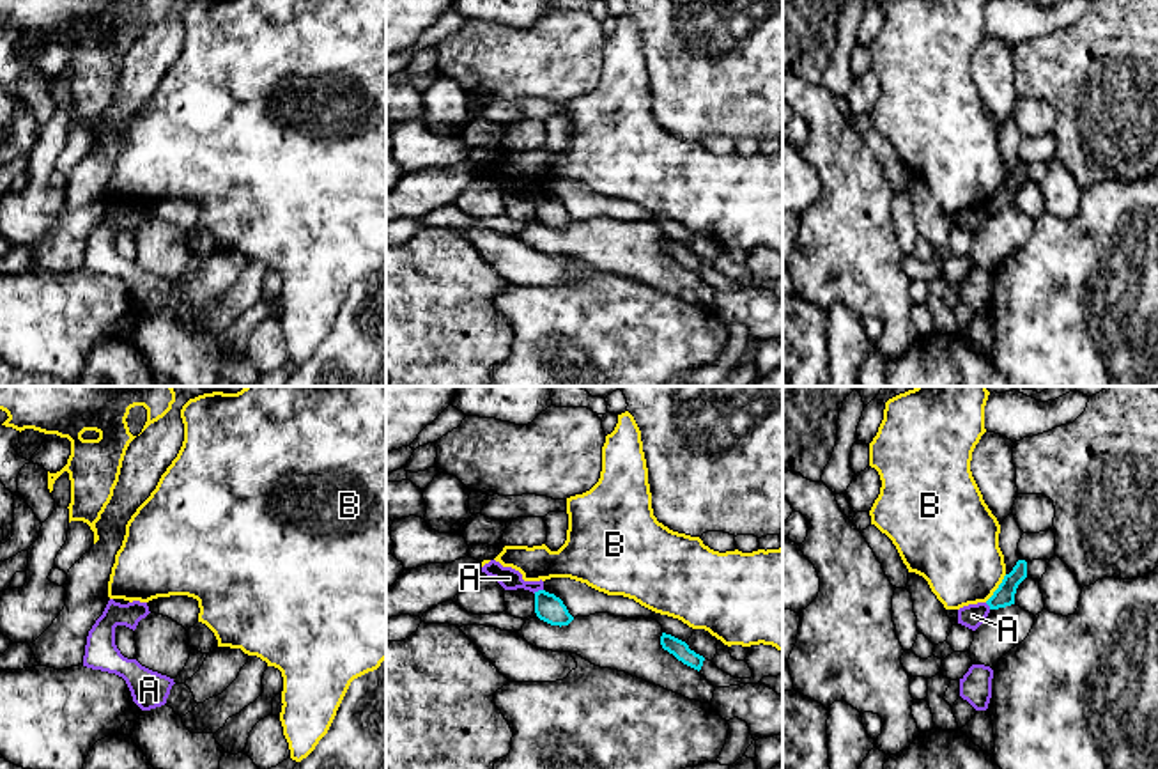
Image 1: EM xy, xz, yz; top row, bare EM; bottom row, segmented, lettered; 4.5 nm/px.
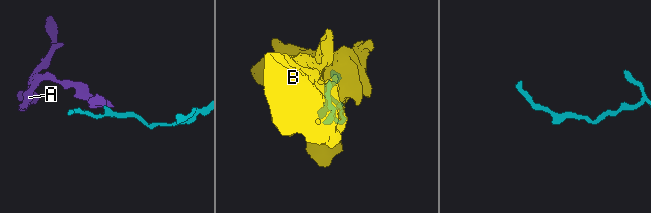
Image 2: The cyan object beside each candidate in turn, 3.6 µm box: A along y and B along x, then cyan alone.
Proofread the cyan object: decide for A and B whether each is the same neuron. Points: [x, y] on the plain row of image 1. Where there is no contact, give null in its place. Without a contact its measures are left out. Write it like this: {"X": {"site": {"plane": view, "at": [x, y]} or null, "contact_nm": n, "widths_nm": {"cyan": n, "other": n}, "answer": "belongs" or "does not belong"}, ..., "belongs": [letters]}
{"A": {"site": {"plane": "xz", "at": [539, 194]}, "contact_nm": 50, "widths_nm": {"cyan": 130, "other": 100}, "answer": "does not belong"}, "B": {"site": {"plane": "yz", "at": [997, 192]}, "contact_nm": 160, "widths_nm": {"cyan": 100, "other": 380}, "answer": "does not belong"}, "belongs": []}

